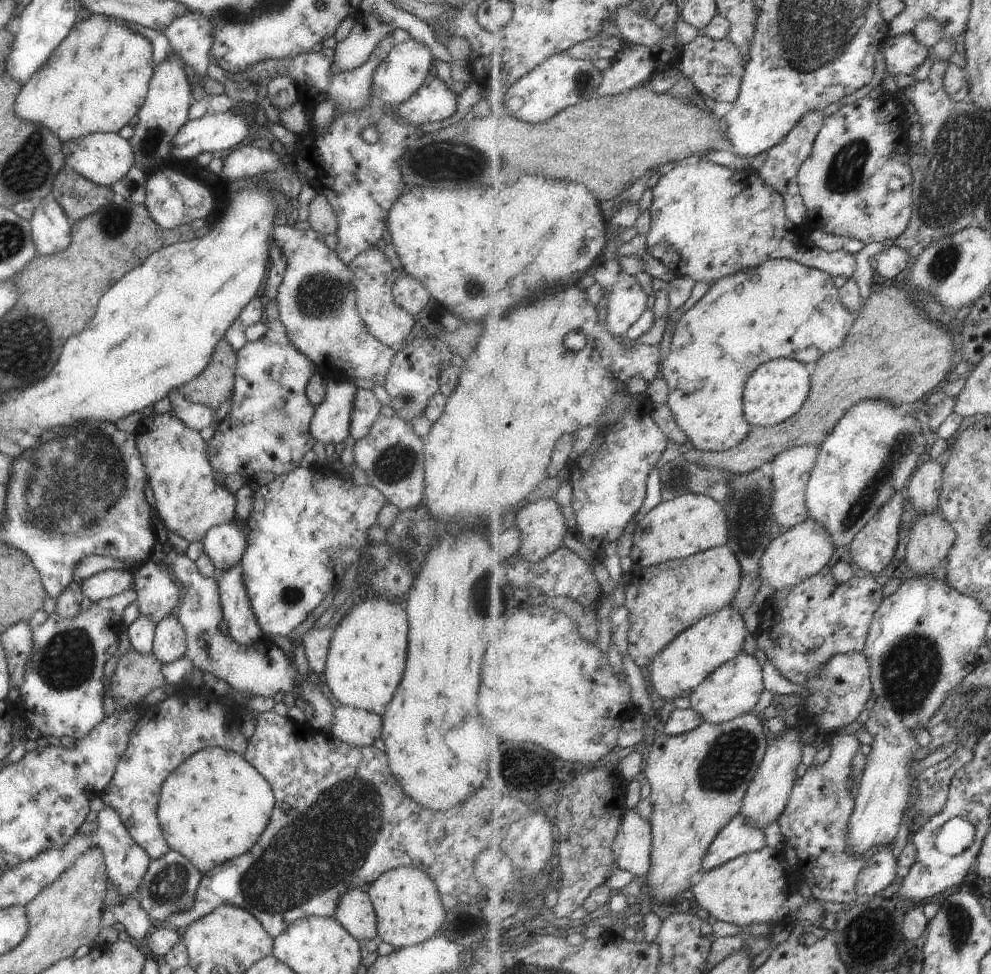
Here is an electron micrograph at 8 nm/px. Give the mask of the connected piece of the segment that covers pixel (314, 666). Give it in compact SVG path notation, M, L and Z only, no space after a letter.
M327 623L323 628L319 628L319 630L309 629L302 635L301 643L311 673L318 675L323 672L329 639L333 629L333 626L329 626Z

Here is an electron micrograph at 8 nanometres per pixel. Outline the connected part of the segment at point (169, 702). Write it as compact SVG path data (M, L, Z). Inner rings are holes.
M185 686L175 696L166 696L165 700L157 704L142 707L141 714L136 720L133 730L129 733L126 748L115 765L113 776L99 796L104 805L110 806L117 811L121 824L127 830L129 836L137 846L140 846L146 852L150 860L156 859L170 850L156 817L156 806L160 798L162 782L166 780L176 766L187 757L206 747L221 747L238 755L245 752L248 739L241 735L237 720L223 709L222 703L217 695L213 696L205 688L191 690L191 688Z

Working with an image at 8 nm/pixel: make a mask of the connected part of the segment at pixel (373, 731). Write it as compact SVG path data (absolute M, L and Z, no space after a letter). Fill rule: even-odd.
M340 705L334 709L328 732L343 743L366 747L380 736L381 727L382 717L378 714Z

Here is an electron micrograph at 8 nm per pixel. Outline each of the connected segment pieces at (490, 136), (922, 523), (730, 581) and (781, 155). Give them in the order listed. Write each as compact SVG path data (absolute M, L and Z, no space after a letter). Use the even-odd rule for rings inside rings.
M649 84L632 88L616 95L593 97L581 104L569 107L555 115L549 122L526 123L510 114L503 106L501 114L495 109L492 115L472 117L461 112L457 122L440 128L441 132L424 133L407 145L398 160L405 188L427 186L427 188L479 188L493 186L503 188L513 184L521 176L539 175L555 180L569 180L587 186L601 203L621 196L631 184L635 184L647 172L658 175L657 168L679 162L693 161L697 155L708 153L713 144L725 138L723 119L697 108L687 99L677 98L669 92L657 93Z
M942 512L930 515L918 515L911 526L906 561L913 575L931 576L941 565L945 564L950 548L957 540L953 525L942 515Z
M723 545L681 560L669 561L659 566L637 569L626 586L625 606L629 610L630 628L627 632L629 654L647 672L649 664L680 634L706 616L715 614L734 601L742 583L742 566L728 545Z
M822 111L810 112L800 123L797 123L784 141L769 150L766 161L758 172L765 184L772 186L781 193L781 196L784 196L786 212L795 224L803 224L807 220L805 216L808 215L808 208L805 206L804 196L801 194L798 183L798 172L801 165L812 155L816 138L820 134L826 118Z

